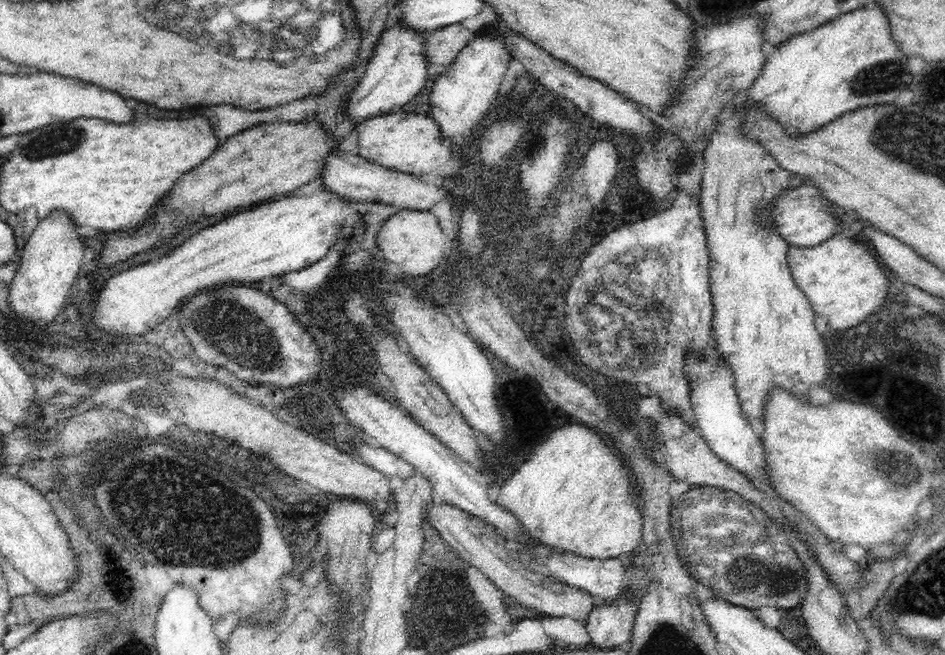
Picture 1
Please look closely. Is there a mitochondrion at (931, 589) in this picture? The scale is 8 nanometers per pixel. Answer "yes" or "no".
yes

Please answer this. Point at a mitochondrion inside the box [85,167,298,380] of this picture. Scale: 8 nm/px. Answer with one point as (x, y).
(225, 329)

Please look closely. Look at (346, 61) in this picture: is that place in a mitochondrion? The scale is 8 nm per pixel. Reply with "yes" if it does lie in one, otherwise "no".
no

